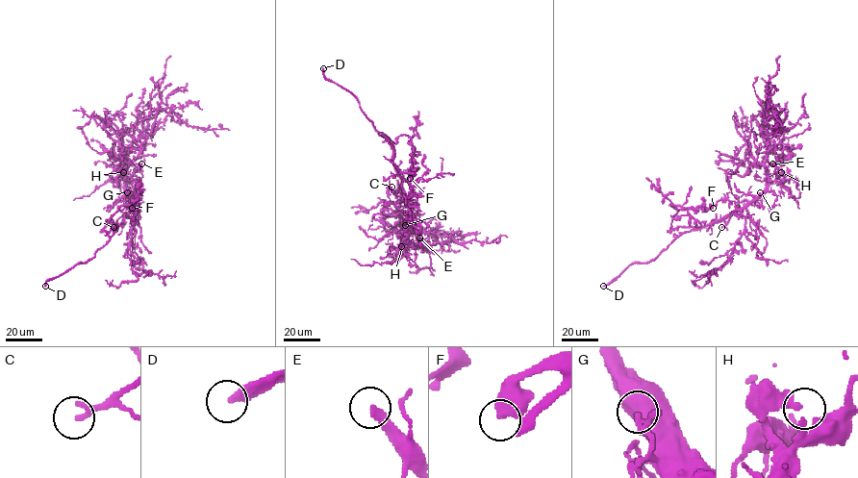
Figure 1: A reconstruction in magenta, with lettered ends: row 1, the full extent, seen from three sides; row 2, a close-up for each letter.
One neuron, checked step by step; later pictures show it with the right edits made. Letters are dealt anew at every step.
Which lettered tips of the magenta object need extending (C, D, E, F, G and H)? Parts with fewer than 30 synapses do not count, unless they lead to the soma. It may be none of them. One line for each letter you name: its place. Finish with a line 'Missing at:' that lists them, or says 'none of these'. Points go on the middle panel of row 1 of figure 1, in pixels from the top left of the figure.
C: (391, 187)
D: (323, 68)
E: (419, 238)
Missing at: C, D, E

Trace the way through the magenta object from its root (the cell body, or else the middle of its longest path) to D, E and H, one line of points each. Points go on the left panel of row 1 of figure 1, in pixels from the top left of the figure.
D: (130, 201), (130, 211), (93, 258), (48, 279), (45, 286)
E: (130, 201), (126, 185), (141, 163)
H: (130, 201), (126, 189), (130, 178), (123, 178), (120, 173), (123, 172)

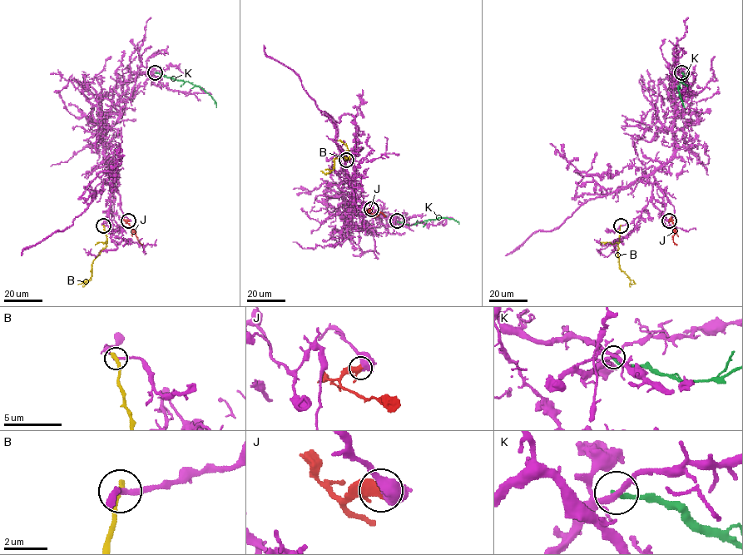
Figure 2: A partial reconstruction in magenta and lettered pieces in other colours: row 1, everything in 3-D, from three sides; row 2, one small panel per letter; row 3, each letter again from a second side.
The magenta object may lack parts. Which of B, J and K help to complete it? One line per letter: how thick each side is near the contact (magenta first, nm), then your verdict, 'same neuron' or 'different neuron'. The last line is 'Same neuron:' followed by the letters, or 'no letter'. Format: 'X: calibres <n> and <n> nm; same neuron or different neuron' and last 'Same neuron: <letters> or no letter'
B: calibres 200 and 300 nm; different neuron
J: calibres 650 and 360 nm; same neuron
K: calibres 240 and 240 nm; different neuron
Same neuron: J

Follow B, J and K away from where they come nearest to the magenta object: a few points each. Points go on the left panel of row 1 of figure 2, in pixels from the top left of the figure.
B: (104, 225), (106, 246), (93, 260), (91, 279), (77, 284)
J: (128, 220), (125, 221), (142, 245)
K: (155, 72), (200, 86), (215, 101), (216, 107)

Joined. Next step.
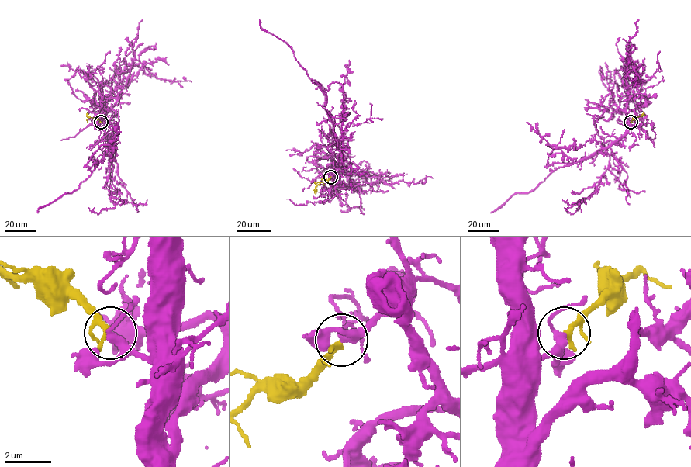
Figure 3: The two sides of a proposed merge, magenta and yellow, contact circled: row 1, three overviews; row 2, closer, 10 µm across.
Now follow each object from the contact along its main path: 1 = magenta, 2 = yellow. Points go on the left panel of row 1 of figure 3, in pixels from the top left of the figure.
1: (101, 122), (108, 140), (108, 149), (103, 157), (77, 188), (40, 206), (37, 212)
2: (101, 122), (86, 115)

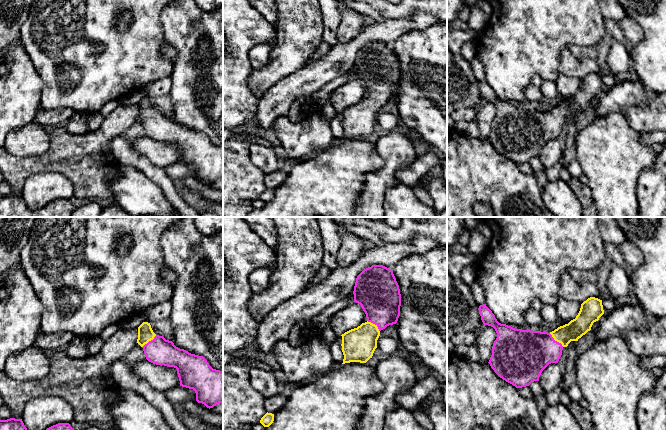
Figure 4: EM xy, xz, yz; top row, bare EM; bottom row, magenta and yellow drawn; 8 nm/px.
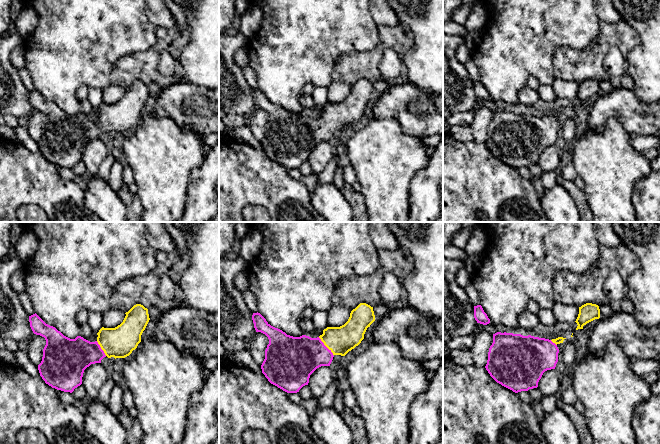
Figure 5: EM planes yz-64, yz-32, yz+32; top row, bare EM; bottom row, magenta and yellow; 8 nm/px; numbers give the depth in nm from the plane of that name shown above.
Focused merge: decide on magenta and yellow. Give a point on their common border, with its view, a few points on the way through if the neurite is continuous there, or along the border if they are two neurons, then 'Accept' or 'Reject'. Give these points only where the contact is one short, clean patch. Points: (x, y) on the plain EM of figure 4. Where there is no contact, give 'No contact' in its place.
Touches magenta at yz (556, 117). Path across: yz (528, 129), (556, 117), (576, 104). Accept

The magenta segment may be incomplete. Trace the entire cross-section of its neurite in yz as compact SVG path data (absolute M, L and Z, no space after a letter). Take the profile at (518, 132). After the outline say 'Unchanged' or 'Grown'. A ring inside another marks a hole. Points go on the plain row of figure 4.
M590 73L581 80L580 87L575 95L548 109L515 105L506 100L501 100L486 80L480 81L478 86L483 100L493 103L497 109L488 139L500 154L516 164L526 163L534 157L539 157L542 147L549 140L558 139L563 124L567 123L571 117L578 117L591 106L593 99L604 90L602 76Z. Grown

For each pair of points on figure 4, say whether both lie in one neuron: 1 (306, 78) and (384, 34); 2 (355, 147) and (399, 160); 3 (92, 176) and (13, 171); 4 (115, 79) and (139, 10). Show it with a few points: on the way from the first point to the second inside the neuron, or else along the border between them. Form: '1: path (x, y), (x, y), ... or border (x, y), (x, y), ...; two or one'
1: path (325, 69), (365, 36); one
2: border (374, 143), (382, 165), (366, 175); two
3: path (72, 165), (33, 165); one
4: path (115, 62), (115, 45), (132, 27); one

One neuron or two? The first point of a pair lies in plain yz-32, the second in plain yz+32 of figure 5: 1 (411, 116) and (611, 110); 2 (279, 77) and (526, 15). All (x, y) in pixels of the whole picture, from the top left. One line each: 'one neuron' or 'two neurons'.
1: one neuron
2: one neuron

